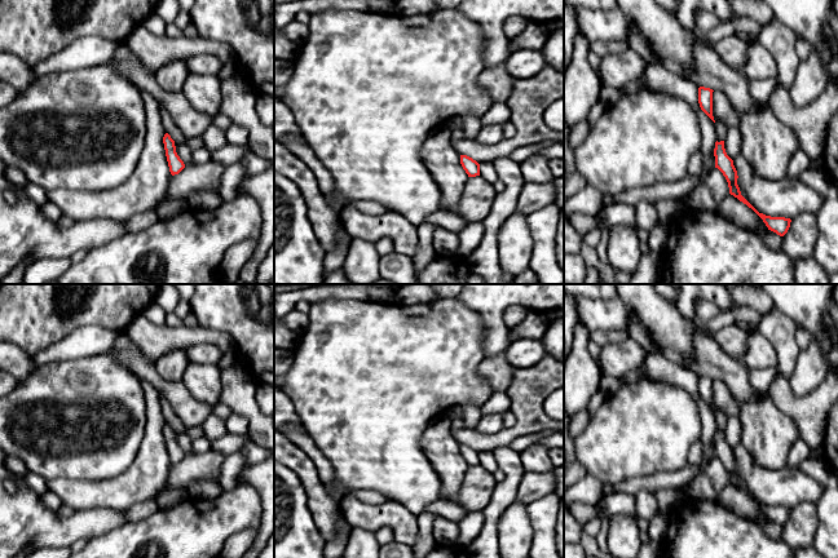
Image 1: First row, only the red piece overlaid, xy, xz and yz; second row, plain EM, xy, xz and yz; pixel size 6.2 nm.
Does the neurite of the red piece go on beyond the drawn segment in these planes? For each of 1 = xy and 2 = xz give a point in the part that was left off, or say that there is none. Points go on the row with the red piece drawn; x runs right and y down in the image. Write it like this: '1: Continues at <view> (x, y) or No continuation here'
1: No continuation here
2: No continuation here

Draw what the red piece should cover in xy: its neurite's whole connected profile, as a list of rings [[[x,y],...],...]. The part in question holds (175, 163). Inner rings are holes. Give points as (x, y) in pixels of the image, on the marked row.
[[[166,133],[163,137],[163,143],[169,172],[172,176],[178,174],[185,168],[185,164],[176,152],[175,141],[171,138],[168,133]]]

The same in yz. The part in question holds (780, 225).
[[[724,141],[715,142],[714,149],[714,156],[715,156],[715,168],[718,168],[723,176],[725,177],[729,187],[729,194],[737,198],[740,202],[746,204],[749,208],[751,208],[766,223],[768,230],[776,232],[780,236],[784,236],[789,227],[790,227],[790,218],[785,217],[771,217],[766,216],[763,213],[759,213],[742,195],[740,191],[740,187],[737,185],[737,170],[733,165],[733,160],[727,155],[724,149]]]

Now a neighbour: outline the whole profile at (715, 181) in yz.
[[[713,168],[705,180],[707,187],[716,204],[719,204],[728,194],[729,187],[725,177],[718,168]]]

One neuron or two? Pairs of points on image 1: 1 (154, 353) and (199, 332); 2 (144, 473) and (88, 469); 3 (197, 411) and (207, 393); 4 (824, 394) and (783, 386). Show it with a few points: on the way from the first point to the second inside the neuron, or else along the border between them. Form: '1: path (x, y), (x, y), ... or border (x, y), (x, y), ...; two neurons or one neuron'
1: path (166, 341), (188, 336); one neuron
2: border (140, 446), (126, 470), (93, 479); two neurons
3: border (181, 381), (195, 398), (206, 402), (212, 408); two neurons
4: path (812, 402), (794, 402), (790, 398); one neuron

